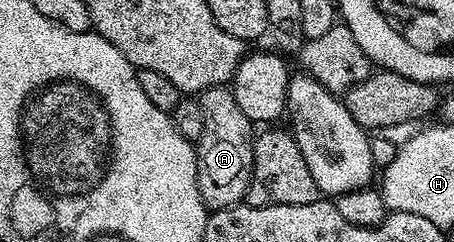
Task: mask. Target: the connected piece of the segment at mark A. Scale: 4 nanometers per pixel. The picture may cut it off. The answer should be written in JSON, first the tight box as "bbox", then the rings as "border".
{"bbox":[197,87,256,210],"border":[[[230,87],[205,88],[198,93],[201,106],[203,130],[197,141],[197,186],[203,205],[209,210],[234,208],[246,197],[247,187],[253,174],[253,150],[255,149],[256,125],[245,118],[237,98],[233,98]]]}

